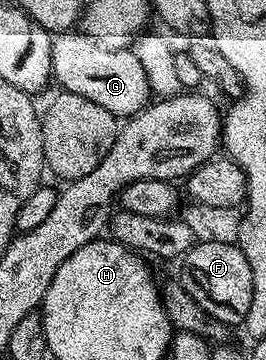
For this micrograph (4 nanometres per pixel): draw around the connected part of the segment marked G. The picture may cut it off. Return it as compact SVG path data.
M72 30L69 32L60 32L51 41L51 75L54 83L62 91L79 94L82 98L87 98L90 102L95 102L104 110L116 118L130 118L146 108L152 103L153 93L151 90L149 78L146 77L145 69L138 61L137 54L130 47L113 49L106 44L98 43L91 39L87 34Z

